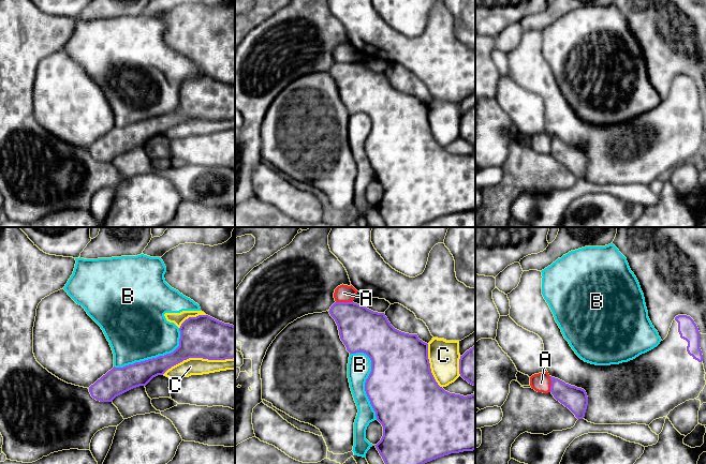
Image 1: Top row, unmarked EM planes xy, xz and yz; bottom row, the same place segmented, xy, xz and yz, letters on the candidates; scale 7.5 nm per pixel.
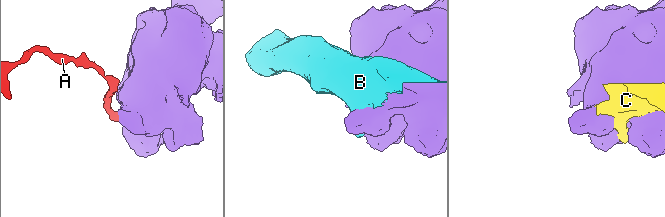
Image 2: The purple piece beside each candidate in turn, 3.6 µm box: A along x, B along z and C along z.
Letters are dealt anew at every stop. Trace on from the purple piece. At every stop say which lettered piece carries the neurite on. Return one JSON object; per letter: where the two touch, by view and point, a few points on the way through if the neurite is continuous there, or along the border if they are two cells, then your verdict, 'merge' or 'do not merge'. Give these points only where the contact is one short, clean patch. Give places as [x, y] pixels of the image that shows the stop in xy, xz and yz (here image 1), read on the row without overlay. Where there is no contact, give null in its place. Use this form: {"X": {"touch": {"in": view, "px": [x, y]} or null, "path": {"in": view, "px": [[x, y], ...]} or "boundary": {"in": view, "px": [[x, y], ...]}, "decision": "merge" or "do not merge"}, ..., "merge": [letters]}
{"A": {"touch": {"in": "xz", "px": [344, 62]}, "boundary": {"in": "xz", "px": [[336, 61], [352, 62]]}, "decision": "do not merge"}, "B": {"touch": {"in": "xy", "px": [155, 118]}, "decision": "do not merge"}, "C": {"touch": {"in": "xy", "px": [197, 117]}, "decision": "do not merge"}, "merge": []}

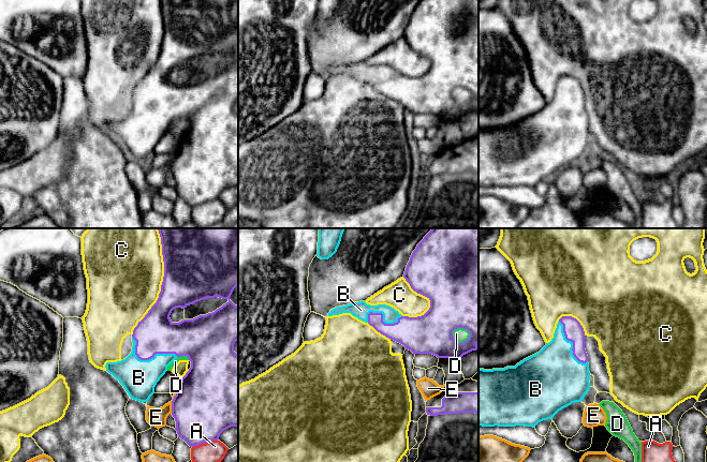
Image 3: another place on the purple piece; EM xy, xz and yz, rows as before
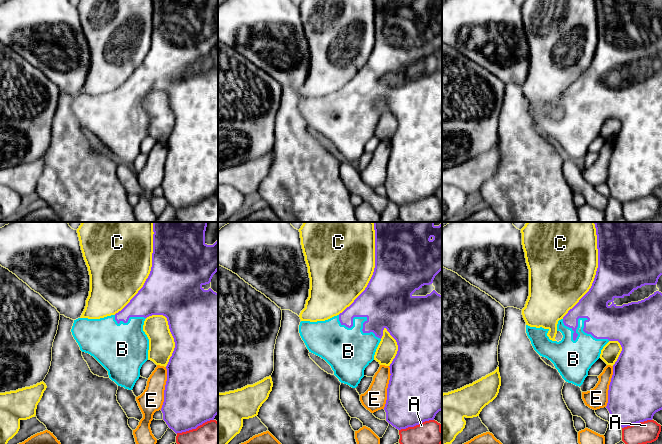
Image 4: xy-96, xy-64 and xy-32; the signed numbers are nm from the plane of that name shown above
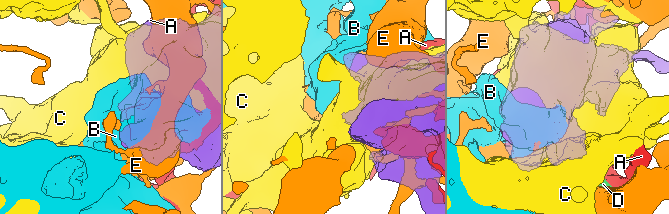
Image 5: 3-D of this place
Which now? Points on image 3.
{"A": {"touch": {"in": "xy", "px": [204, 203]}, "decision": "do not merge"}, "B": {"touch": {"in": "xy", "px": [147, 119]}, "decision": "merge"}, "C": {"touch": {"in": "xy", "px": [161, 47]}, "decision": "do not merge"}, "D": {"touch": {"in": "xz", "px": [459, 87]}, "boundary": {"in": "xz", "px": [[470, 92], [462, 88], [456, 88], [452, 95]]}, "decision": "do not merge"}, "E": {"touch": {"in": "xy", "px": [172, 161]}, "decision": "do not merge"}, "merge": ["B"]}

